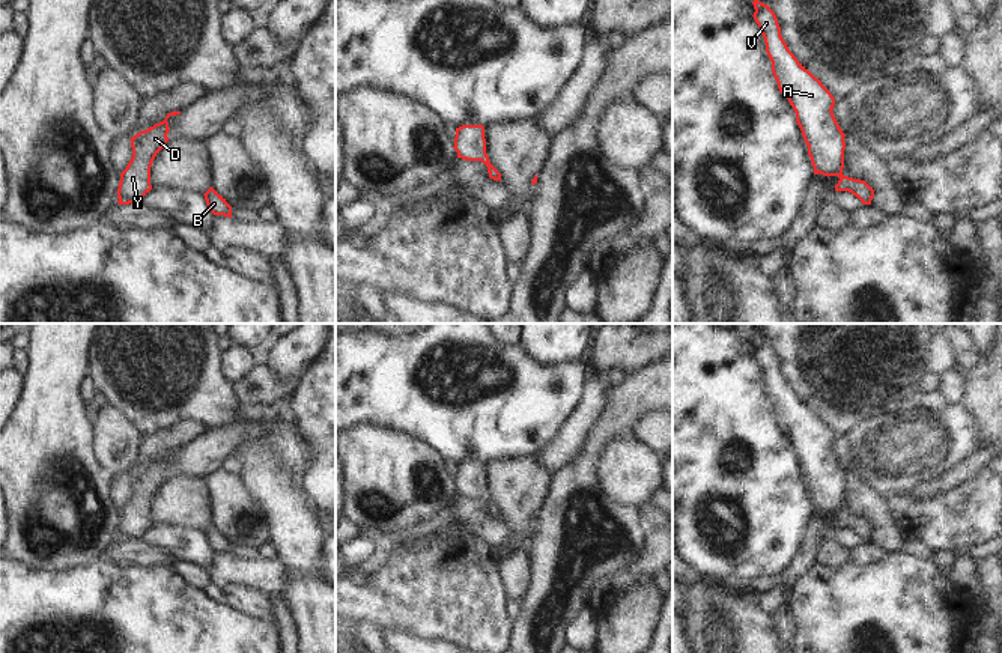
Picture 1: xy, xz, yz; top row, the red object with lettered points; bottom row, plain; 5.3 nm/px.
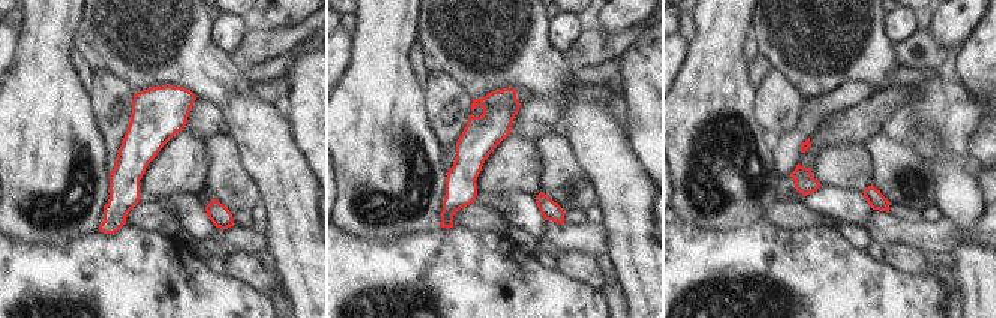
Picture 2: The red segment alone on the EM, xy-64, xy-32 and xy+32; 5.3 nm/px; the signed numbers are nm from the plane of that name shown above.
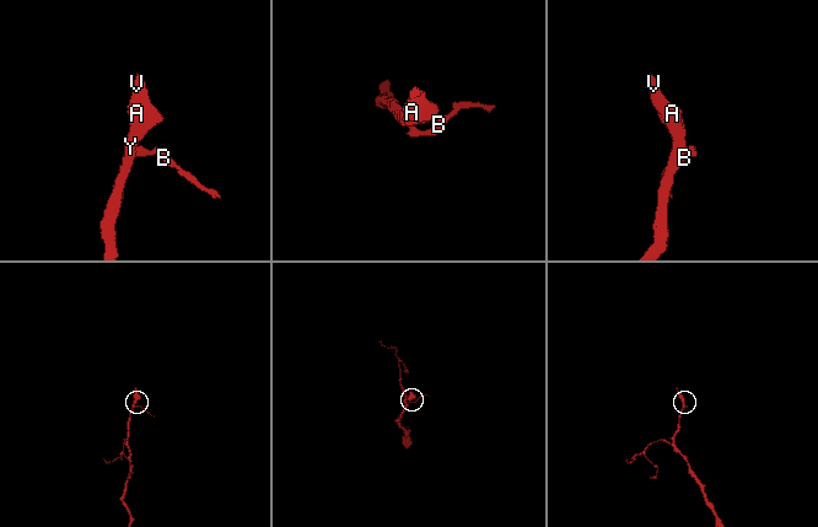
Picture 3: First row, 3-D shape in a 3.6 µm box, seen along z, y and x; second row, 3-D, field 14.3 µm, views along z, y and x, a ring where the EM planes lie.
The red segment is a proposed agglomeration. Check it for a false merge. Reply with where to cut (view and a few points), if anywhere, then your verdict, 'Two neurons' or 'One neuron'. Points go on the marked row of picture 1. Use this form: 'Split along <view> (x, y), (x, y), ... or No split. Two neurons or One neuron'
No split. One neuron.

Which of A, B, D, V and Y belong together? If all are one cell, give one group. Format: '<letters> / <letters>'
A B D V Y

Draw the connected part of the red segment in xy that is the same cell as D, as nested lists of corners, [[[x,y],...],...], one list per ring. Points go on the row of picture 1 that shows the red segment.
[[[181,111],[169,113],[162,122],[131,137],[132,158],[120,173],[117,188],[119,205],[138,203],[152,190],[150,167],[156,153],[169,141],[167,134],[170,129],[167,119],[176,114],[181,114]]]

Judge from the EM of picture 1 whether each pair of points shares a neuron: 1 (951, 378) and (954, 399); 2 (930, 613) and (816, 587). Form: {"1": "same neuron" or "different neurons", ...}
{"1": "same neuron", "2": "same neuron"}

